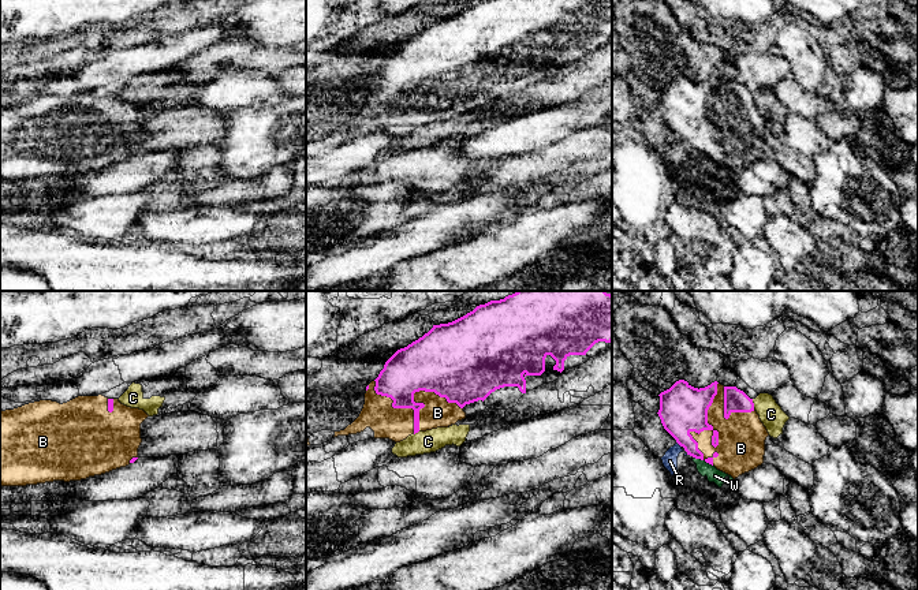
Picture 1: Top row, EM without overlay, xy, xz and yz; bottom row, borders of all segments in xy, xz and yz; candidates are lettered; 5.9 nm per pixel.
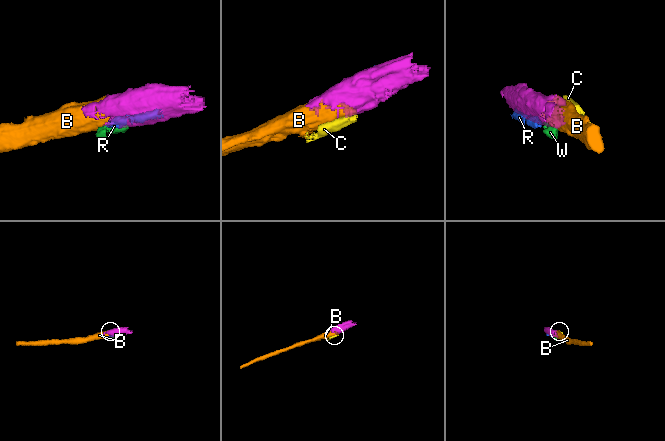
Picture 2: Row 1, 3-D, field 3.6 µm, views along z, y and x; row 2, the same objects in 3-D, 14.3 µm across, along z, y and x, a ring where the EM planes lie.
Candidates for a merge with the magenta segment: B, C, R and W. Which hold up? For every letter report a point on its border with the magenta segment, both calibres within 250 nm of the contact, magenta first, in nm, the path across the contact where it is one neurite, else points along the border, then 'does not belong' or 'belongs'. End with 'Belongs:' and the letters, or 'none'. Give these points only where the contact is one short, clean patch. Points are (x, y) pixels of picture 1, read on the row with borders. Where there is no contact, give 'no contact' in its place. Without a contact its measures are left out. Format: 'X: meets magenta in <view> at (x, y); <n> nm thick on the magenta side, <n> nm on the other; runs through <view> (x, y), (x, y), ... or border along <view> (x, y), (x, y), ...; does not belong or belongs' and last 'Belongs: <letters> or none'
B: meets magenta in yz at (705, 429); 280 nm thick on the magenta side, 280 nm on the other; belongs
C: meets magenta in yz at (753, 403); 140 nm thick on the magenta side, 140 nm on the other; border along yz (752, 399), (754, 407); does not belong
R: meets magenta in yz at (678, 443); 280 nm thick on the magenta side, 90 nm on the other; does not belong
W: meets magenta in yz at (705, 460); 140 nm thick on the magenta side, 80 nm on the other; border along yz (694, 456), (712, 466); does not belong
Belongs: B

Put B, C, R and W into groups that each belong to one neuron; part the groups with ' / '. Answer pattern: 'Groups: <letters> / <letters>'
Groups: B / C / R W

